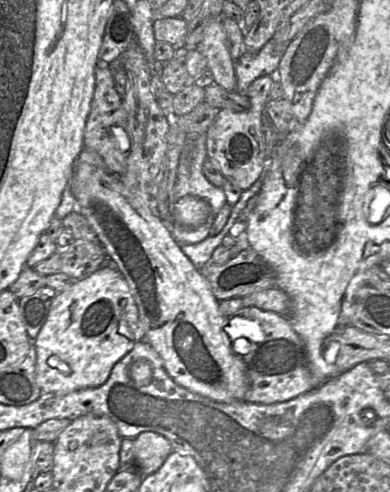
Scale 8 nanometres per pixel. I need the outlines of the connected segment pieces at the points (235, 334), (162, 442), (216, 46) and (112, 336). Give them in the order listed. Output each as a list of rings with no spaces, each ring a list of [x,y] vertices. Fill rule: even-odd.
[[[244,307],[229,317],[225,332],[232,340],[235,352],[242,353],[240,355],[246,366],[247,391],[242,401],[264,405],[282,403],[308,393],[321,385],[310,371],[305,344],[292,328],[288,317],[257,307]],[[240,338],[246,338],[248,342],[243,349],[238,350]]]
[[[146,431],[134,438],[133,462],[138,473],[147,476],[156,472],[172,452],[172,446],[164,436]]]
[[[220,18],[212,21],[204,30],[203,39],[196,48],[207,61],[214,83],[228,92],[235,92],[237,79],[234,60],[227,48],[224,27]]]
[[[109,262],[91,275],[79,279],[70,288],[54,297],[47,319],[33,346],[36,351],[36,383],[42,393],[64,395],[72,391],[102,385],[114,367],[137,342],[145,339],[144,327],[130,288],[122,274]]]

